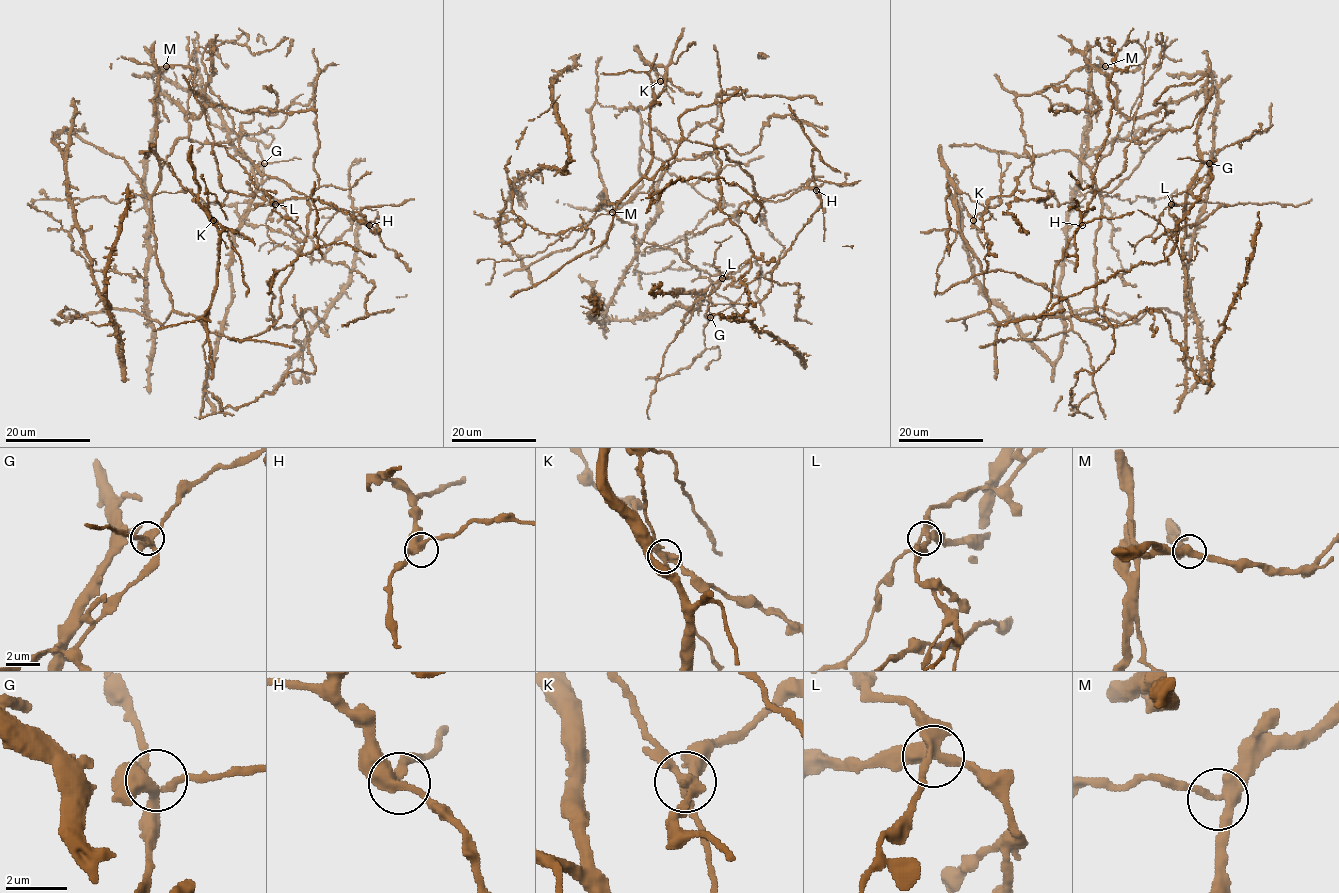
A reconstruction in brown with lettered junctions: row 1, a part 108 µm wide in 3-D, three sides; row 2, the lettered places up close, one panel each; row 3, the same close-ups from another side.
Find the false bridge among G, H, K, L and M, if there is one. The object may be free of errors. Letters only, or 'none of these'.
K

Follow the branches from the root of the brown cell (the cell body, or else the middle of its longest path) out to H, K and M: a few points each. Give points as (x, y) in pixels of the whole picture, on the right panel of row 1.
H: (1101, 204), (1095, 307), (1075, 314), (1067, 331), (1032, 339), (1056, 265), (1094, 208), (1081, 213), (1082, 225)
K: (1101, 204), (1093, 173), (1069, 152), (1035, 156), (995, 152), (1001, 168), (1001, 202), (973, 220)
M: (1101, 204), (1111, 193), (1060, 204), (1033, 185), (1015, 99), (1105, 66)

